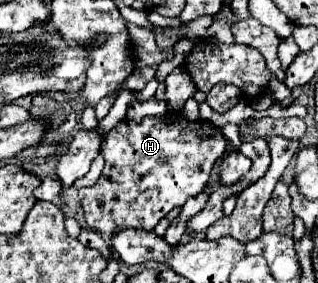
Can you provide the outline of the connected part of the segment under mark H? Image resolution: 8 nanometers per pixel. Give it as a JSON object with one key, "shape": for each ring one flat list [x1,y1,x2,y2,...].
{"shape":[[168,112,164,116,148,116,140,122,134,120,118,122,104,138,104,144,100,146,100,154,106,160,100,180,94,186,82,188,78,192,88,226,108,236,122,232,124,228,154,230,154,226,170,210,184,206,184,202,190,196,196,196,206,188,212,166,218,160,222,160,226,152,228,152,228,138,222,134,218,126,204,120,190,122,180,112]]}

